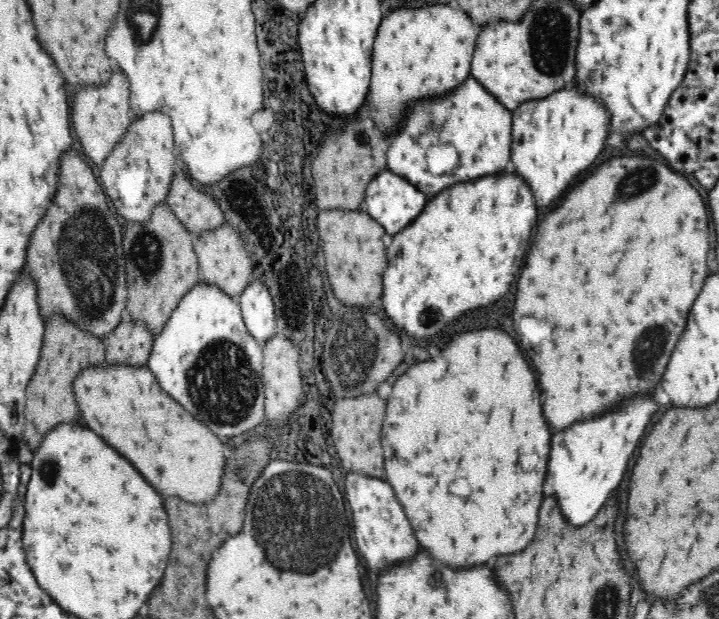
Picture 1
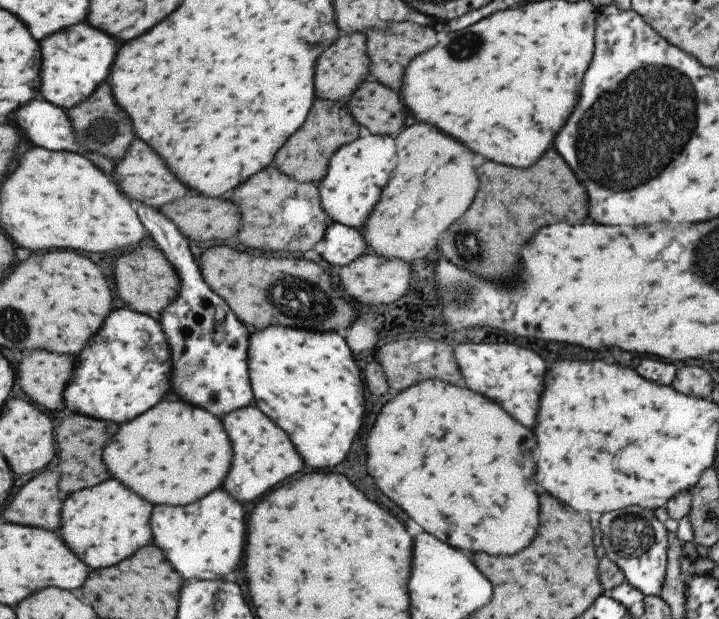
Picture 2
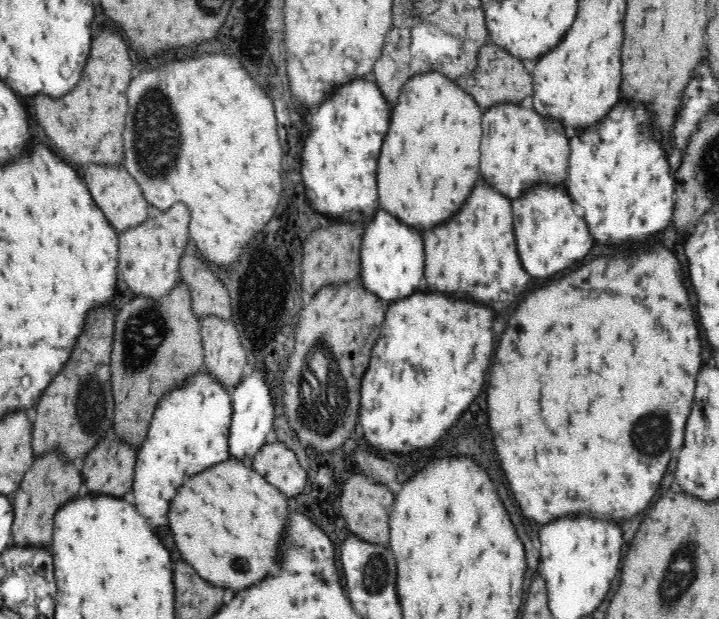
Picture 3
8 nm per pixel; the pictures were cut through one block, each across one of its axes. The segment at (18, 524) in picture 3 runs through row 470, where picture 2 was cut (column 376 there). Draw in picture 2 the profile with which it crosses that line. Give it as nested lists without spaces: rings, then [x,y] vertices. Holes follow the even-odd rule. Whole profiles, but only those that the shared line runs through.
[[[401,21],[389,25],[384,29],[365,29],[363,34],[366,38],[366,55],[368,56],[368,74],[383,86],[399,92],[402,81],[403,68],[415,56],[431,48],[435,40],[436,30],[431,26],[419,26],[417,23]]]

